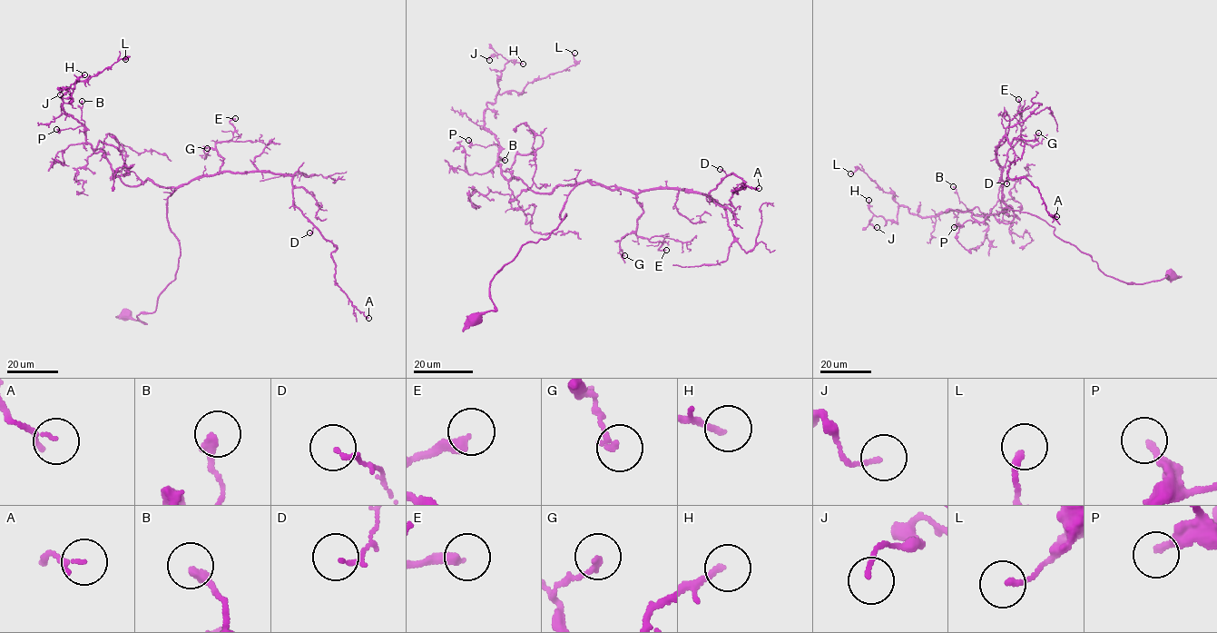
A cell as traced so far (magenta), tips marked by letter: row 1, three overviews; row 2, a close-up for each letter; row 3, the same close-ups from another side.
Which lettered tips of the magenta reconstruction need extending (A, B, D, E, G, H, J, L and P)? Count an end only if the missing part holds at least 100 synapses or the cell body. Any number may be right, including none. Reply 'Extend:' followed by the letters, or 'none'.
Extend: none

